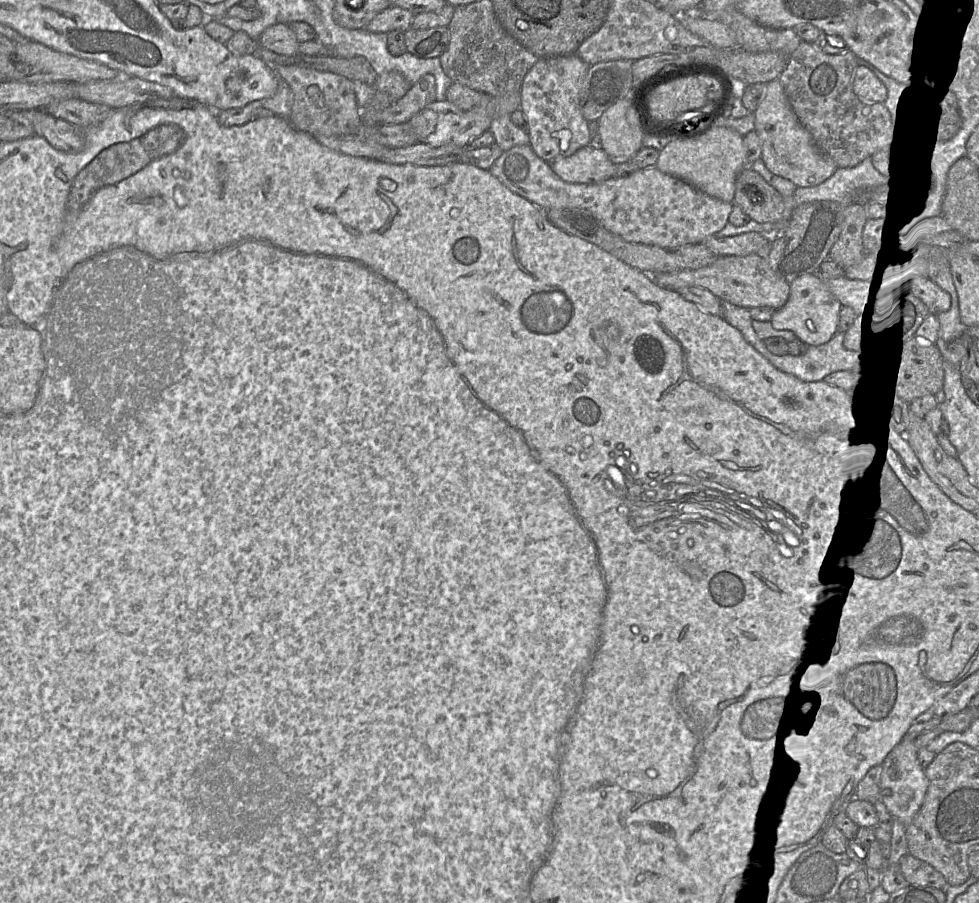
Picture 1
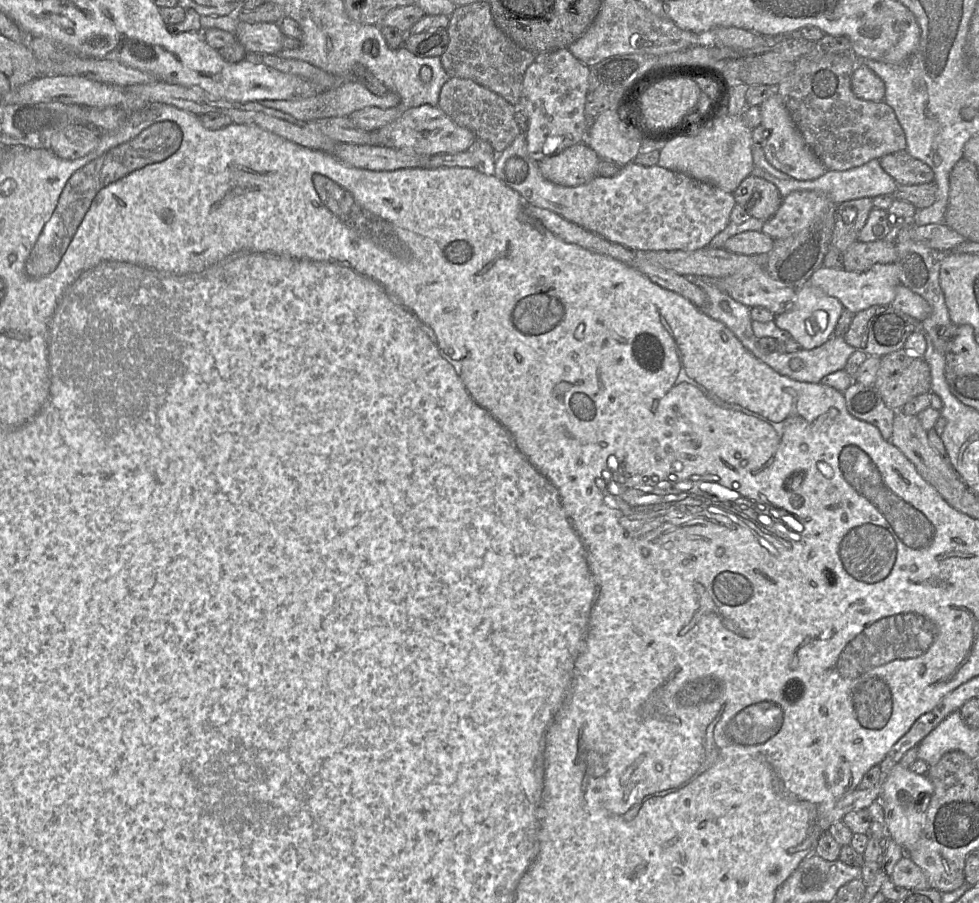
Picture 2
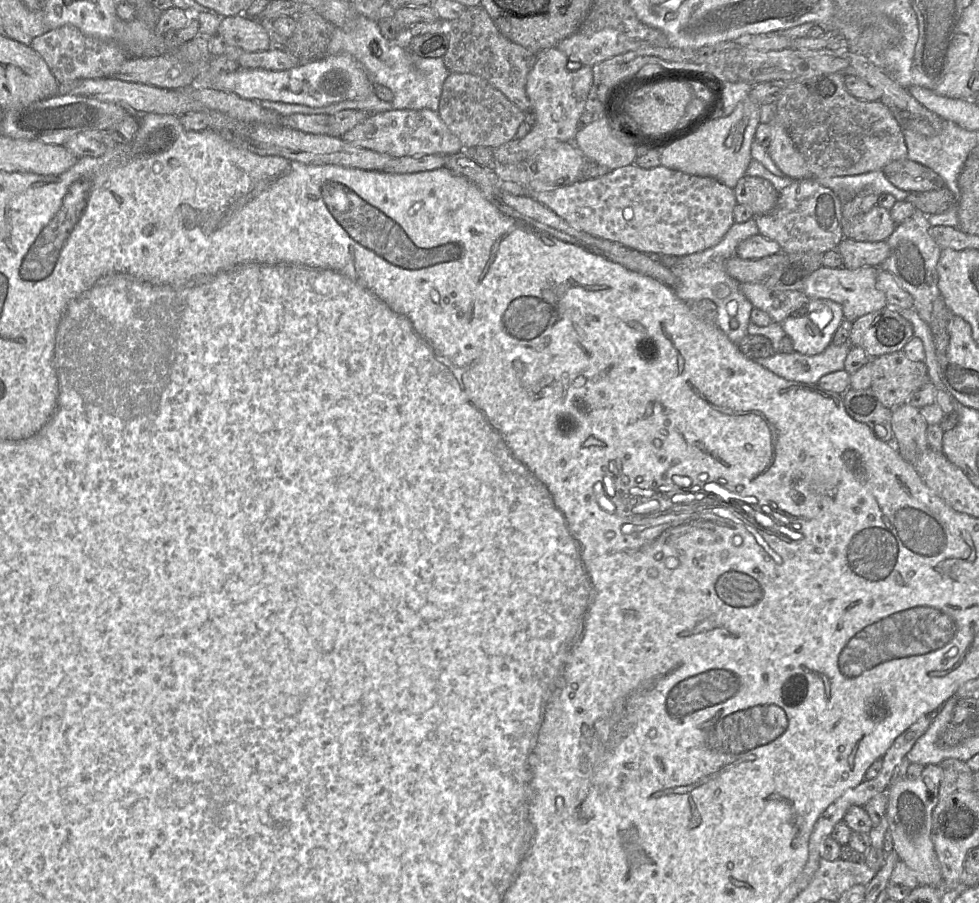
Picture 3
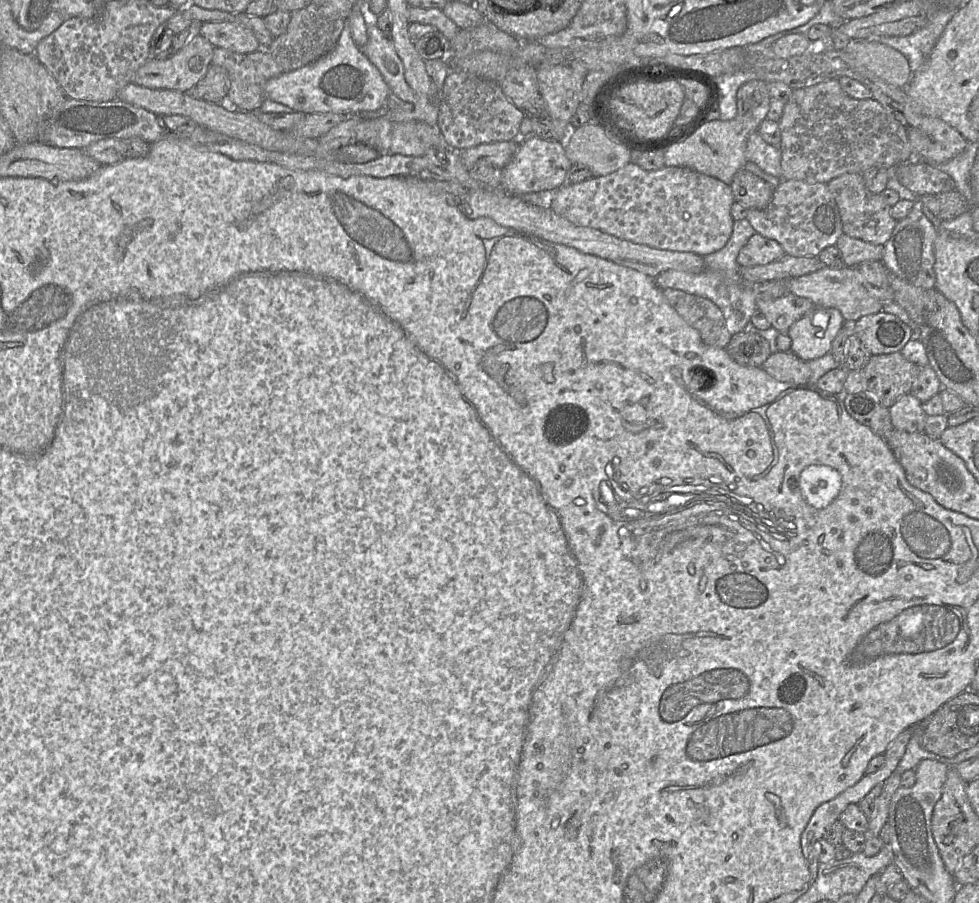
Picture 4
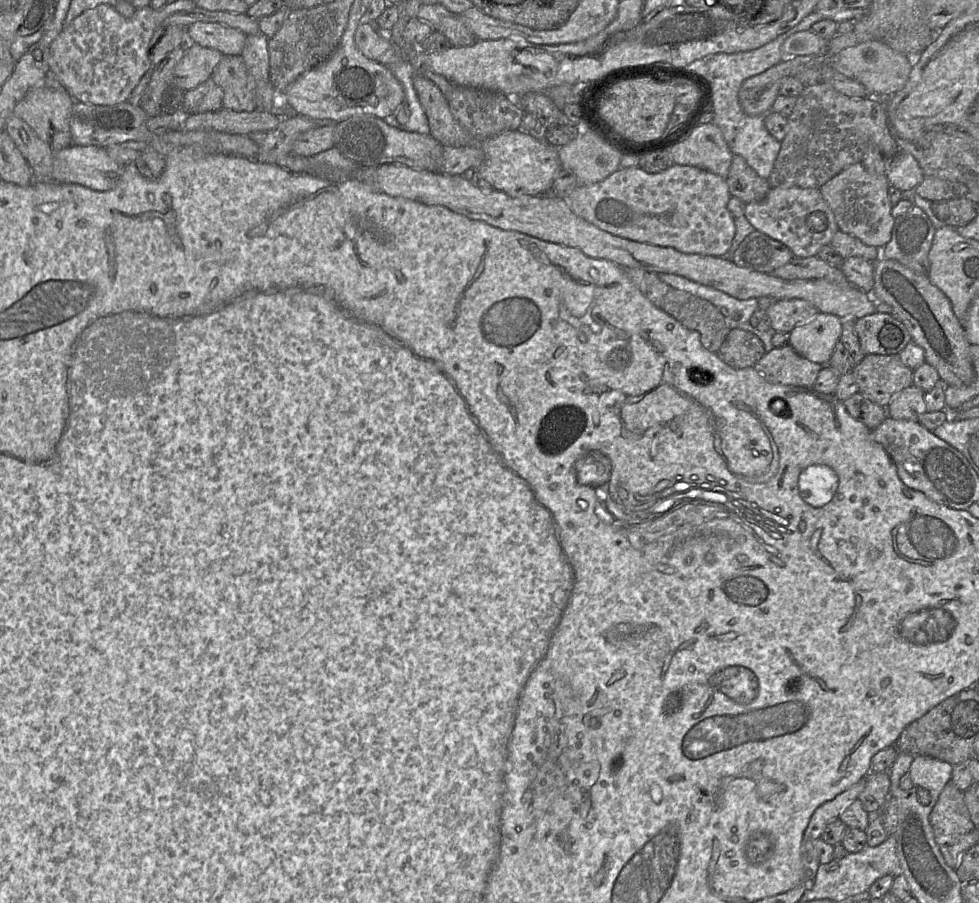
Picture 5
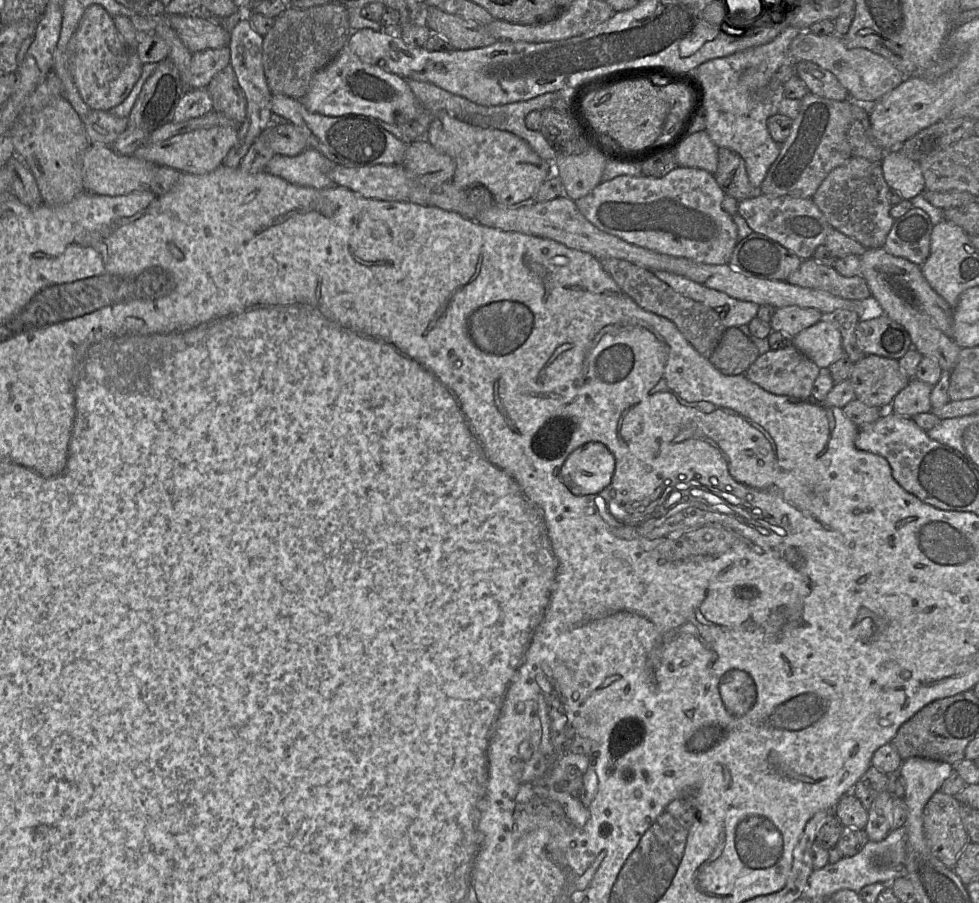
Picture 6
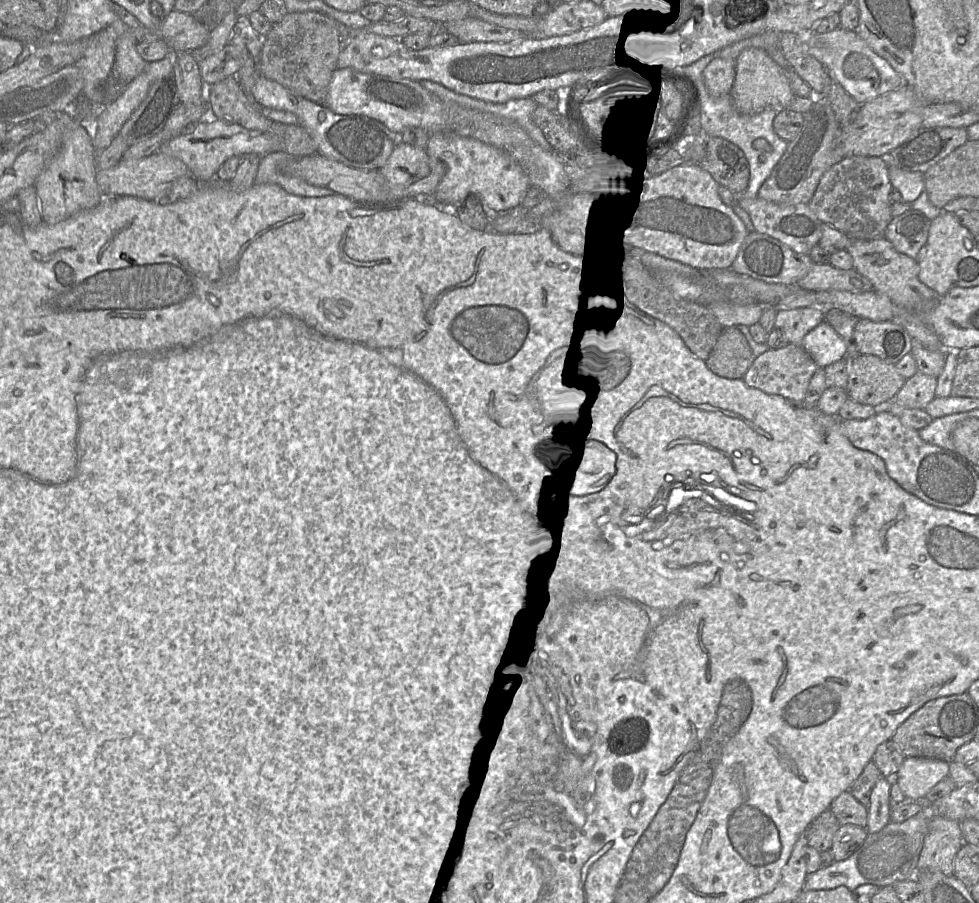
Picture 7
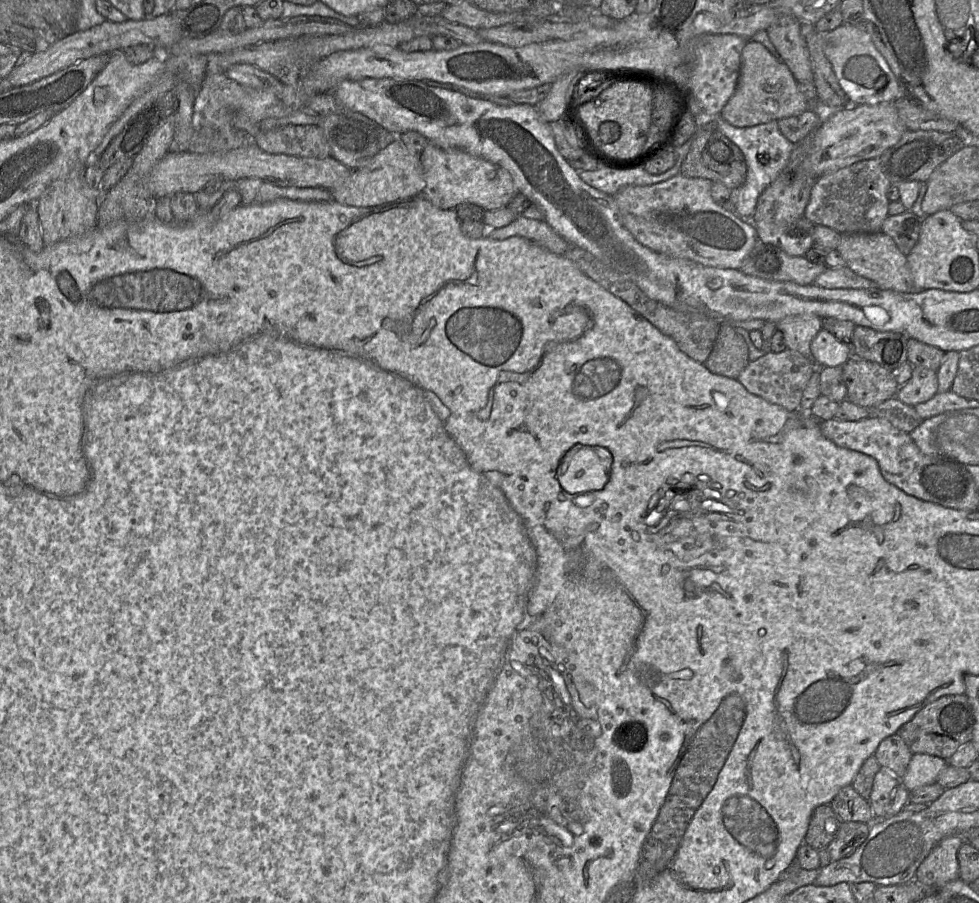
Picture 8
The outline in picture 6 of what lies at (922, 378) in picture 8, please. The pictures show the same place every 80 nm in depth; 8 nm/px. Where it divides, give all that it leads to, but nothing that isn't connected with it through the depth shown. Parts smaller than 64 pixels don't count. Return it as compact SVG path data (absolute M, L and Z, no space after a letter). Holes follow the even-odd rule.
M911 378L906 387L894 397L888 409L897 415L910 418L919 413L930 412L932 389L930 384Z

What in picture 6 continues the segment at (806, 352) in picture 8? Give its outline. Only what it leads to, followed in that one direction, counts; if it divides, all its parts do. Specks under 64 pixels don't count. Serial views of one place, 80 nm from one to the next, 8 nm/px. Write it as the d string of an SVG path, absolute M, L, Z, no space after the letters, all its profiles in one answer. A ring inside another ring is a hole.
M787 306L776 308L769 324L772 331L779 331L789 337L794 337L824 317L825 315L815 308Z

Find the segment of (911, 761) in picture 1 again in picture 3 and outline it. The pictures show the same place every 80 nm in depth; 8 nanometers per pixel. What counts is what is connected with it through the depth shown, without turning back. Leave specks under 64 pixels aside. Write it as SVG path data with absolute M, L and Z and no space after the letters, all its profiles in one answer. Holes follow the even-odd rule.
M938 764L926 765L916 779L903 778L889 786L887 790L887 809L885 817L893 841L893 851L899 860L914 871L919 884L940 887L942 881L938 862L931 838L932 812L938 803L939 785L942 769Z

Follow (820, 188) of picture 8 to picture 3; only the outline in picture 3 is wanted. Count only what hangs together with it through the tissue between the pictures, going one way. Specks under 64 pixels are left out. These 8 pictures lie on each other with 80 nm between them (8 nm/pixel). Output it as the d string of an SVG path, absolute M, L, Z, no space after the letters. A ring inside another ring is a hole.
M875 205L868 212L849 222L843 220L844 238L855 241L885 241L892 234L897 224L894 223L888 209Z

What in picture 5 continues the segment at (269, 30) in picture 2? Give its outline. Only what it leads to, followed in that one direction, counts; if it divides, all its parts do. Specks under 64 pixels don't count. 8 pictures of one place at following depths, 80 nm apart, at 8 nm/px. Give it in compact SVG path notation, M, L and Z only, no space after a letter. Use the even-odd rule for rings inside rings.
M196 22L187 26L188 39L225 55L240 55L247 35L239 29L214 22Z

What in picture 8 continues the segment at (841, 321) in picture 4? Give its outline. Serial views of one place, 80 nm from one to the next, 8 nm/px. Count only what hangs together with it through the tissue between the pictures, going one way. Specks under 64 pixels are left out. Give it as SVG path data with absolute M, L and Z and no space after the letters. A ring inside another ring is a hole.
M821 329L814 337L810 350L811 359L815 362L817 370L826 366L843 366L852 355L845 343L824 329Z

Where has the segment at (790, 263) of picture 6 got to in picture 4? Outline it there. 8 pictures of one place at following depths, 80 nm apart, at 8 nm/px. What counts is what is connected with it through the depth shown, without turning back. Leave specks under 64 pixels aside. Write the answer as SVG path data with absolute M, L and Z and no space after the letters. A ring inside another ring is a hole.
M755 233L739 251L737 264L740 267L766 265L784 255L785 251L777 241Z

